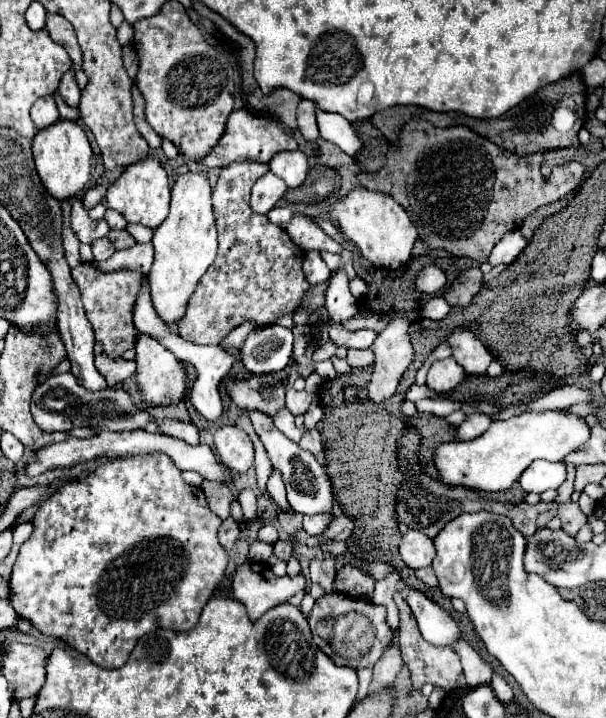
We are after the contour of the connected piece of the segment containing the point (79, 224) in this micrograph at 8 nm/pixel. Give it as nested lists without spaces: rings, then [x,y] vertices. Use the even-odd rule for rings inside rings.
[[[80,199],[72,201],[72,229],[82,243],[92,243],[96,239],[106,237],[110,231],[108,223],[104,219],[100,219],[100,221],[90,219],[90,215],[82,207]]]

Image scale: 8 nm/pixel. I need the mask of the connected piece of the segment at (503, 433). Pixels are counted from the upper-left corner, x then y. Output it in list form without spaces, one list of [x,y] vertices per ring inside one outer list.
[[[564,411],[522,413],[506,421],[492,423],[484,435],[472,441],[450,441],[434,449],[434,467],[444,485],[480,491],[504,491],[522,475],[534,459],[562,461],[568,453],[588,441],[590,427],[576,415]]]

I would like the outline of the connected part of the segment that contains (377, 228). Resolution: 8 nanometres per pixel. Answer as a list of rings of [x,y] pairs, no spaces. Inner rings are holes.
[[[364,187],[350,191],[342,201],[334,203],[330,207],[330,217],[336,219],[340,231],[376,267],[386,267],[386,269],[402,267],[410,259],[412,247],[418,239],[418,231],[412,225],[410,217],[390,195],[370,191],[370,189],[364,189]]]

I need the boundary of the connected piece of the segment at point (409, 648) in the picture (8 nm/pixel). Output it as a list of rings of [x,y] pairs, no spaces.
[[[400,591],[394,593],[394,603],[400,613],[400,629],[398,629],[398,643],[402,649],[402,659],[410,667],[412,673],[412,683],[416,689],[420,689],[424,683],[432,683],[438,687],[444,687],[446,691],[452,691],[458,687],[458,677],[462,675],[462,665],[460,665],[460,655],[450,649],[450,647],[436,647],[428,641],[422,639],[418,625],[414,623],[414,615],[410,615],[410,607],[406,607]]]

